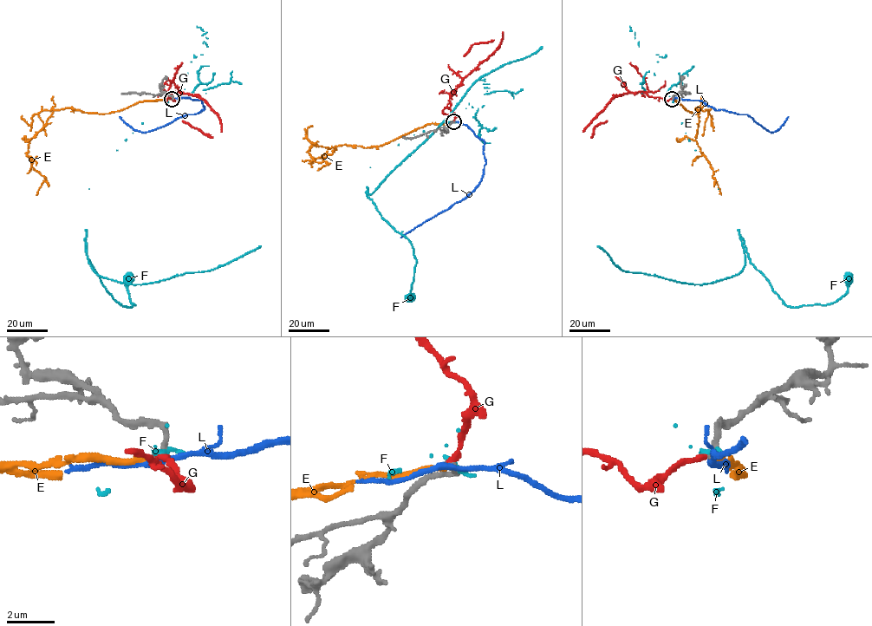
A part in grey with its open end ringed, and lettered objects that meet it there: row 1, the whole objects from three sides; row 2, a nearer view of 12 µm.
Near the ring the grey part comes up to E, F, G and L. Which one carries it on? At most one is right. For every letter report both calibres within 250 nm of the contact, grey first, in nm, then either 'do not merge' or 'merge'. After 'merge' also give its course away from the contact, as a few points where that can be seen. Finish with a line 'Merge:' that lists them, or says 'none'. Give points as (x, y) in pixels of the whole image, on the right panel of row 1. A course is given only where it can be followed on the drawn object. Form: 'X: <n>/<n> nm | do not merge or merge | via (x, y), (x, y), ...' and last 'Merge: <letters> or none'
E: 260/220 nm | do not merge
F: 300/180 nm | do not merge
G: 280/240 nm | merge | via (672, 98), (666, 101), (641, 92), (616, 95), (584, 132), (591, 137), (595, 127), (608, 120)
L: 280/240 nm | do not merge
Merge: G

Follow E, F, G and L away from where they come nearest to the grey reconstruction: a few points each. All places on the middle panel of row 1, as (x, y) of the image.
E: (453, 121), (426, 124), (381, 145), (329, 148), (312, 145), (309, 152), (313, 159), (327, 163), (317, 170)
F: (453, 121), (414, 134), (370, 166), (367, 195), (382, 217), (412, 244), (416, 260), (409, 298)
G: (453, 121), (455, 115), (450, 108), (450, 93), (497, 48), (503, 33), (494, 40), (473, 44), (463, 56)
L: (453, 121), (465, 124), (484, 142), (485, 164), (481, 181), (464, 198), (400, 238)

